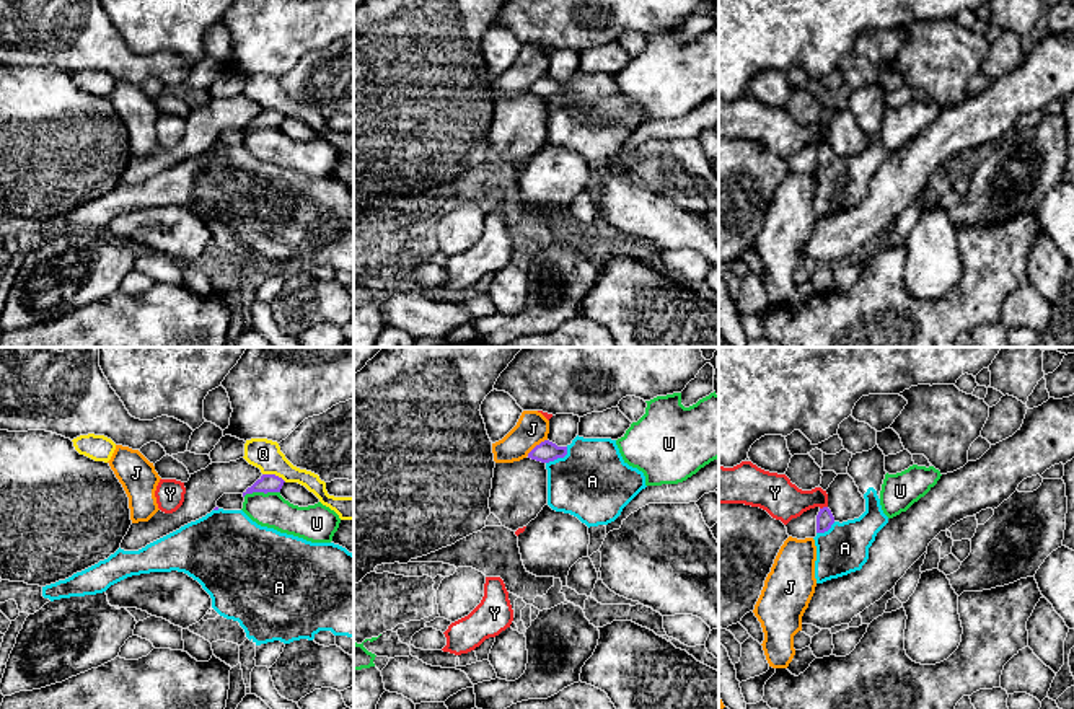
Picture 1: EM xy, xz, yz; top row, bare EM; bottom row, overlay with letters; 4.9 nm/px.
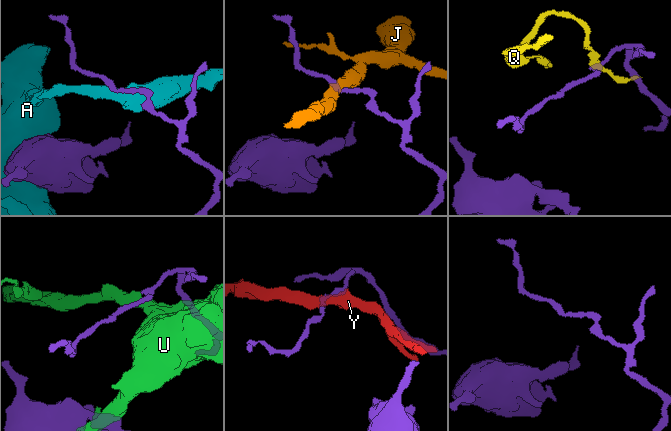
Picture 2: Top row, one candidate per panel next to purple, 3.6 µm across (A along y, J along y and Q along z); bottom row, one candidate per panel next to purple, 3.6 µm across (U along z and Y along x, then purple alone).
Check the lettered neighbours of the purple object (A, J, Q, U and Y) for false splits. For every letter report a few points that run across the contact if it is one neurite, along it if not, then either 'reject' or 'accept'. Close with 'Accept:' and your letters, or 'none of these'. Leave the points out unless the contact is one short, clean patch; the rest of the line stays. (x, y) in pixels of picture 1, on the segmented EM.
A: reject
J: line xz (546, 439), (527, 455); reject
Q: line xy (263, 473), (272, 473), (286, 481); reject
U: line xy (279, 491), (246, 493), (243, 496); reject
Y: line yz (827, 506), (820, 509); reject
Accept: none of these

